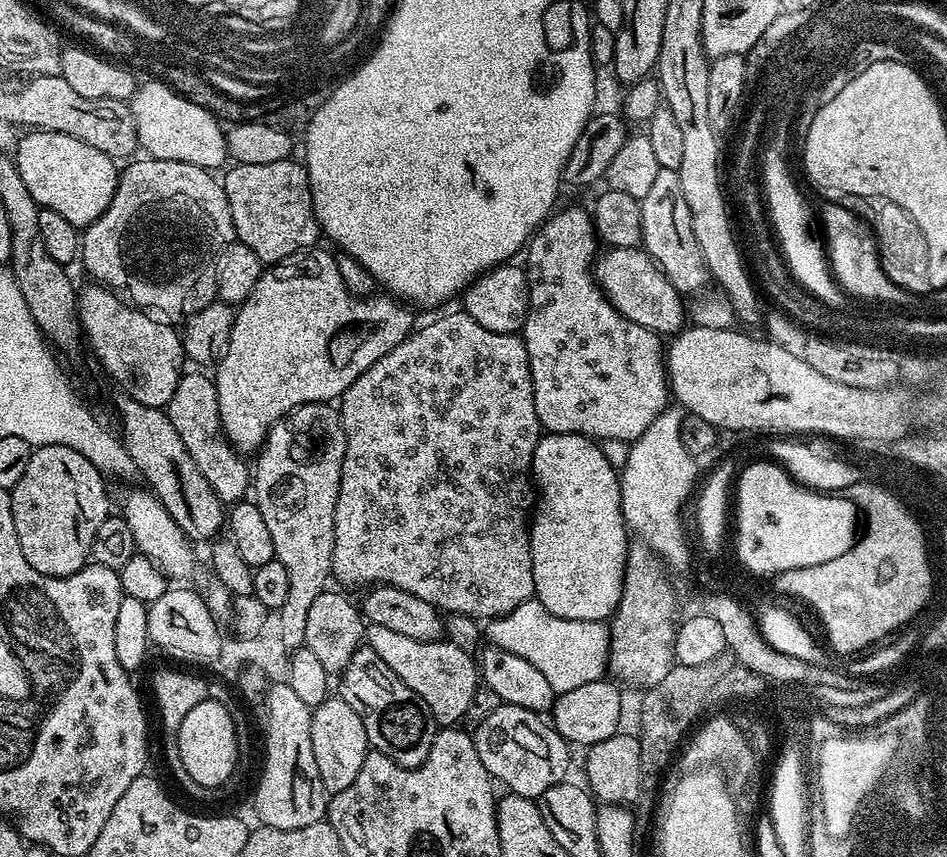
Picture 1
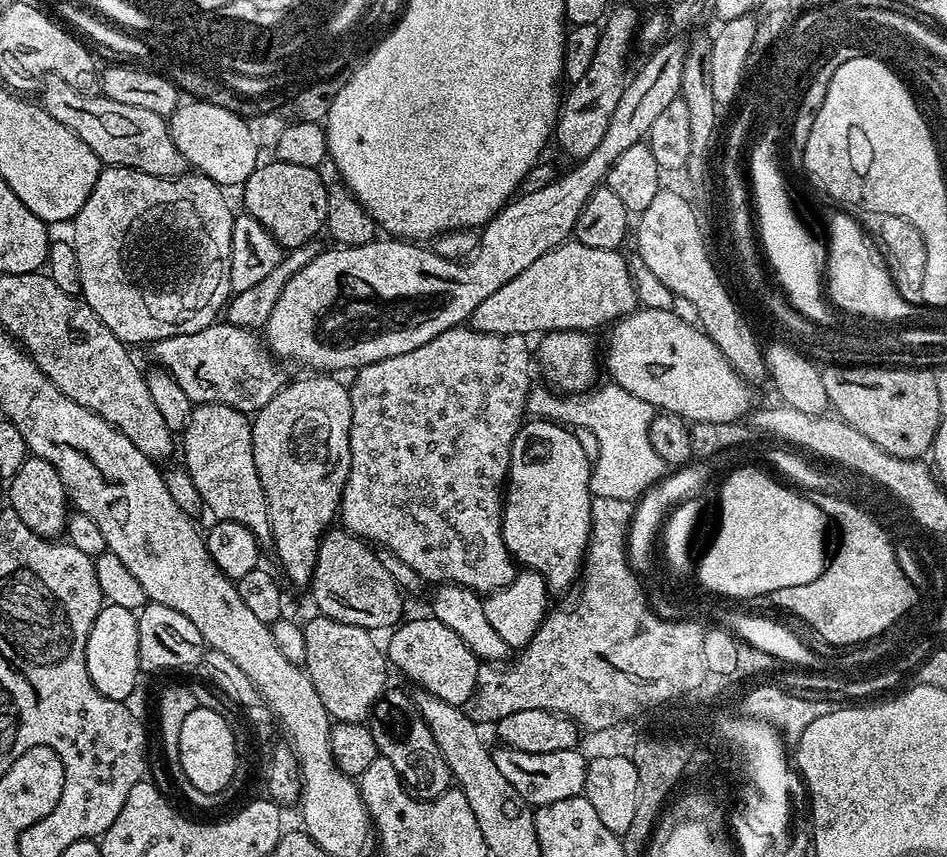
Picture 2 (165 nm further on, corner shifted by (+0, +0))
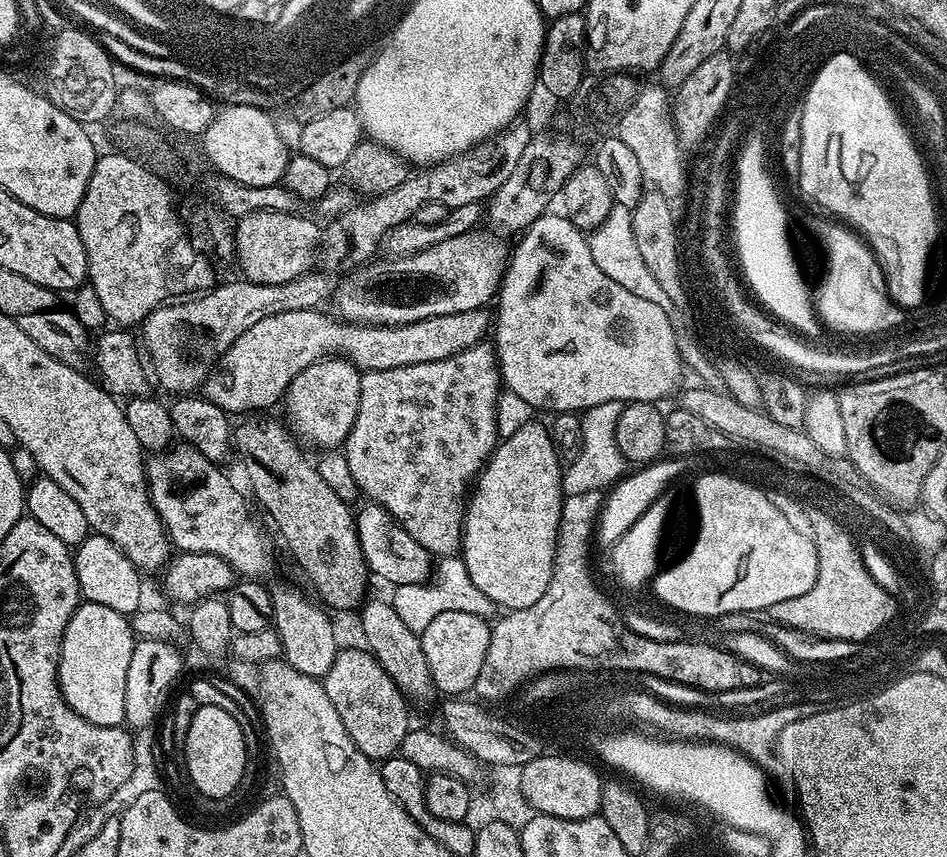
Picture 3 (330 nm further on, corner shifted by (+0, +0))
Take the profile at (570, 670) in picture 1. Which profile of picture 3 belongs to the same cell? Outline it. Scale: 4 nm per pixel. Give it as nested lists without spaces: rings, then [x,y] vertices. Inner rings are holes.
[[[445,556],[435,565],[434,579],[431,582],[422,584],[397,584],[393,596],[390,596],[390,603],[394,610],[398,610],[398,618],[410,626],[417,634],[426,630],[434,618],[438,618],[440,612],[446,610],[462,610],[466,614],[475,616],[491,617],[494,611],[492,600],[474,586],[470,574],[466,570],[463,559],[456,556]],[[436,580],[436,581],[435,581]],[[433,583],[433,584],[432,584]]]

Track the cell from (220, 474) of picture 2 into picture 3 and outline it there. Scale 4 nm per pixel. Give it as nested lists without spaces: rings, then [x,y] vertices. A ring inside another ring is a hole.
[[[296,588],[275,589],[272,592],[271,627],[276,629],[282,642],[282,659],[285,662],[294,666],[298,674],[323,678],[334,662],[338,643],[336,644],[336,632],[332,629],[332,622],[327,616],[329,613],[319,603],[316,604],[311,604]]]

